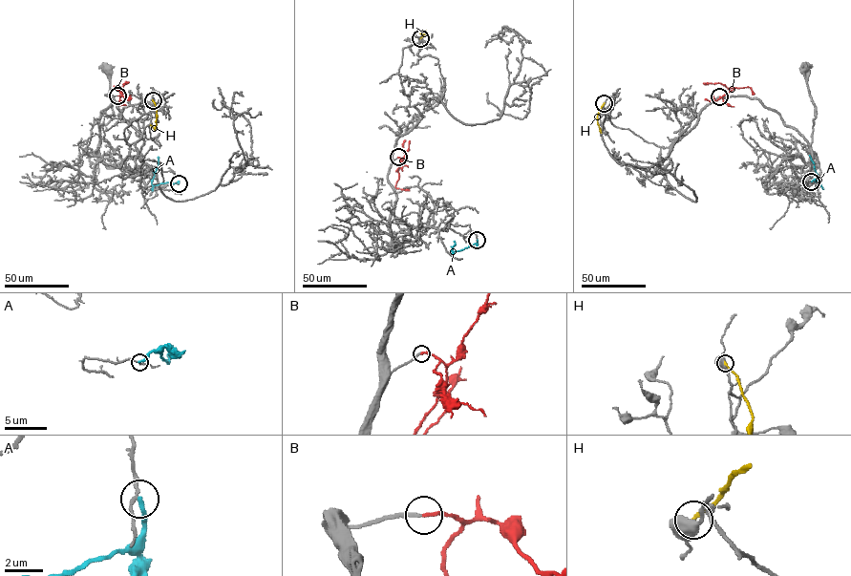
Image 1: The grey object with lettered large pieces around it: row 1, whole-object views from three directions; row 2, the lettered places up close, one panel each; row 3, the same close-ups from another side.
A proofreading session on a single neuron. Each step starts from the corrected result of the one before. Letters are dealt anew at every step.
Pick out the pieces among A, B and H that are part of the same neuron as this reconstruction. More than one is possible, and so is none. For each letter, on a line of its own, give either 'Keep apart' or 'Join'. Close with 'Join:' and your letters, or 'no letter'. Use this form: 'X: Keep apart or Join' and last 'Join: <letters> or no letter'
A: Keep apart
B: Join
H: Keep apart
Join: B

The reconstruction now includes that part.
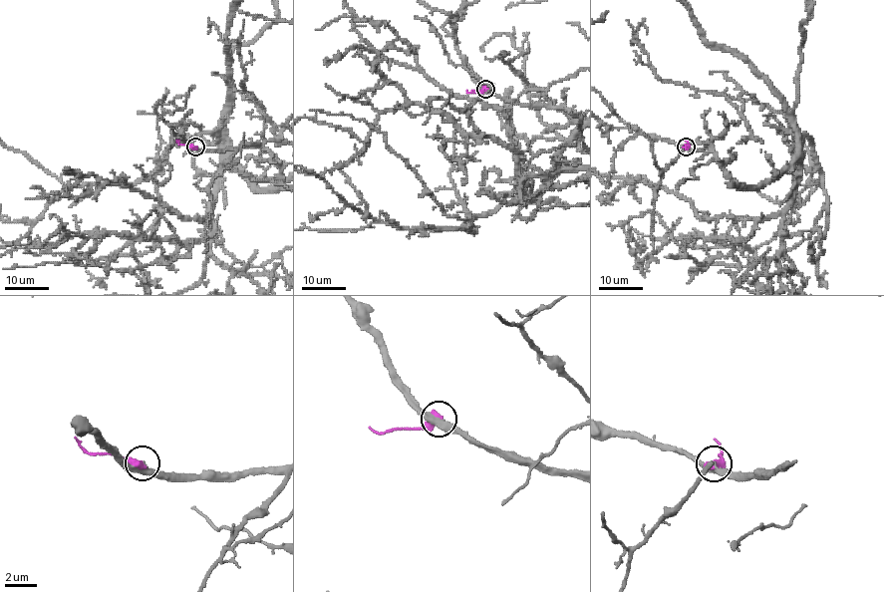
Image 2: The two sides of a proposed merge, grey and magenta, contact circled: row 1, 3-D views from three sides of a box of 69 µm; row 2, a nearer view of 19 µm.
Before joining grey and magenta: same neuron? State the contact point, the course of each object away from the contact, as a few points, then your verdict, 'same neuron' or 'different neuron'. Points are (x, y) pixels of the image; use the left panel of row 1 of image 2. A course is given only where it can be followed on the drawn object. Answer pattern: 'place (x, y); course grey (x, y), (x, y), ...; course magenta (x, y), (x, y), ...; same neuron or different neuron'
place (195, 147); course grey (195, 147), (264, 147), (279, 182), (258, 188), (225, 129), (229, 54), (276, 17); course magenta (195, 147), (180, 144), (176, 140); different neuron

